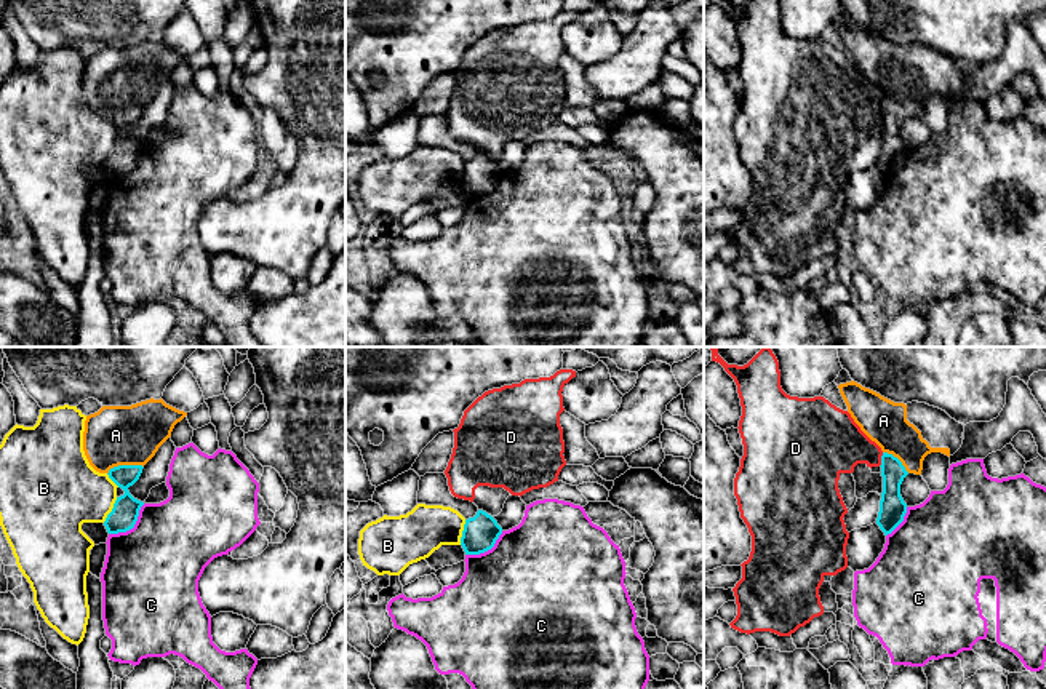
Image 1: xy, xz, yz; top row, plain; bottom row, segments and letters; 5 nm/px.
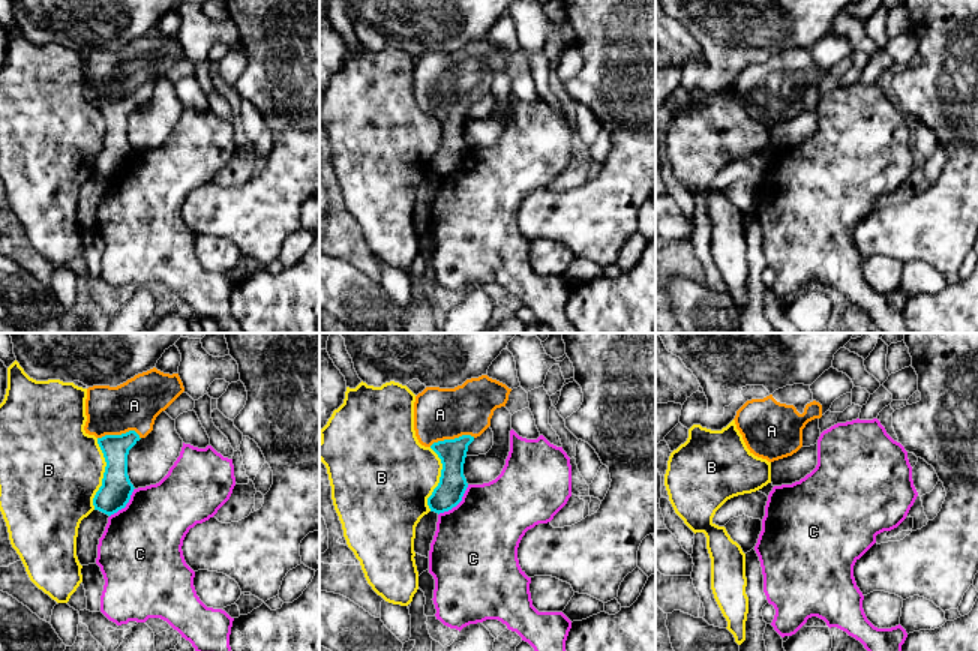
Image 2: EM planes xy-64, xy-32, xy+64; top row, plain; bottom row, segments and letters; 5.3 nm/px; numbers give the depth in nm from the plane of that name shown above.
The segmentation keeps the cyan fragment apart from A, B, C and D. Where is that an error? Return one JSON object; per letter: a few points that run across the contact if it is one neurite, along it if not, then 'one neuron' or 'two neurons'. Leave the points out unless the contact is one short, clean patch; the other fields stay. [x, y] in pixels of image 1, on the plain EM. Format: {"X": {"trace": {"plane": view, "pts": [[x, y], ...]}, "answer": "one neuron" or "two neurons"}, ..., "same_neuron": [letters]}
{"A": {"trace": {"plane": "xy", "pts": [[125, 154], [123, 107], [120, 85], [115, 77]]}, "answer": "one neuron"}, "B": {"trace": {"plane": "xy", "pts": [[117, 139], [112, 152], [103, 163]]}, "answer": "two neurons"}, "C": {"trace": {"plane": "xy", "pts": [[144, 146], [131, 170], [109, 176]]}, "answer": "two neurons"}, "D": {"trace": {"plane": "yz", "pts": [[883, 95], [878, 107]]}, "answer": "two neurons"}, "same_neuron": ["A"]}

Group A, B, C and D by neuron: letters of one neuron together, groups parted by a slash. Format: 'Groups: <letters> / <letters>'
Groups: A / B / C / D

